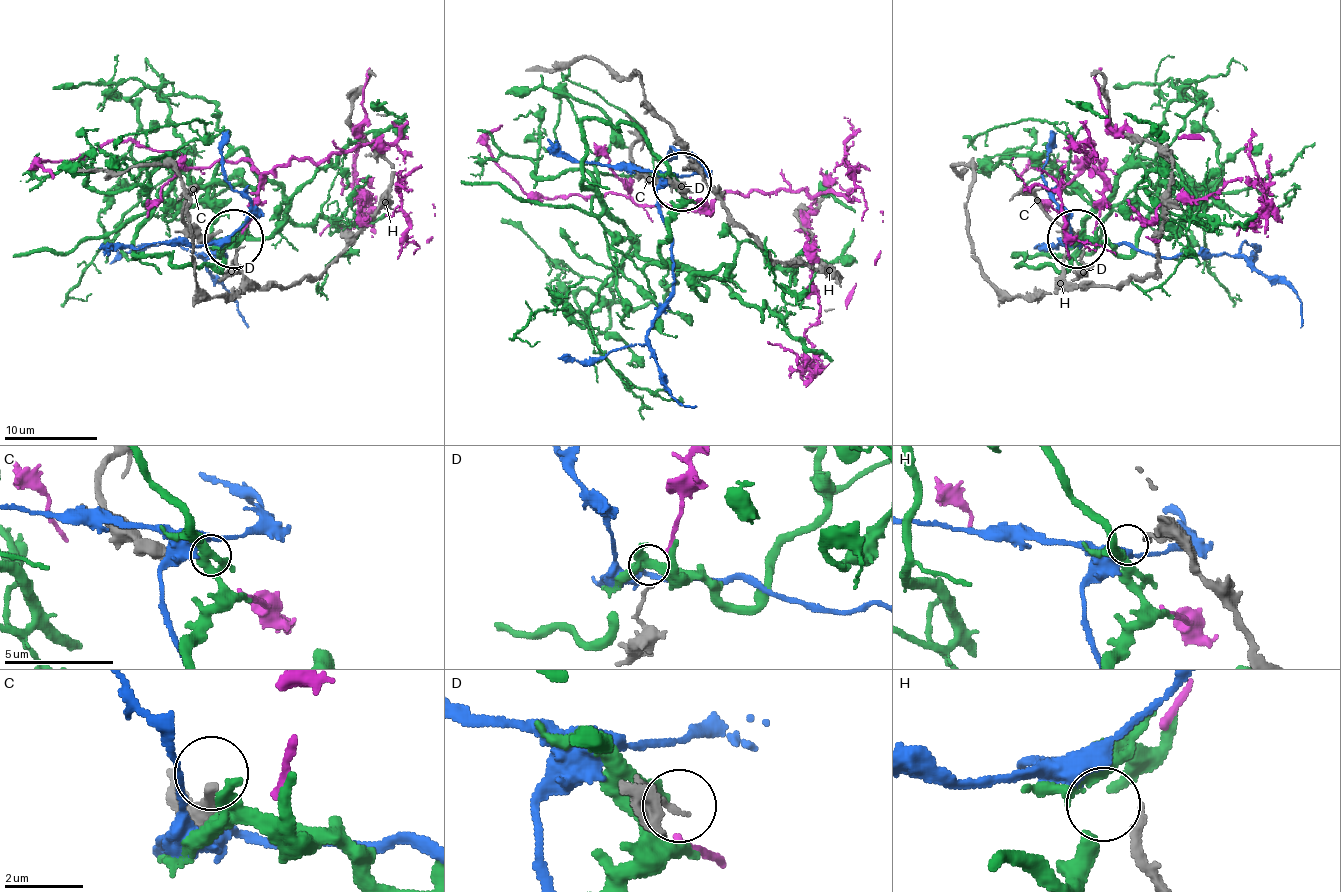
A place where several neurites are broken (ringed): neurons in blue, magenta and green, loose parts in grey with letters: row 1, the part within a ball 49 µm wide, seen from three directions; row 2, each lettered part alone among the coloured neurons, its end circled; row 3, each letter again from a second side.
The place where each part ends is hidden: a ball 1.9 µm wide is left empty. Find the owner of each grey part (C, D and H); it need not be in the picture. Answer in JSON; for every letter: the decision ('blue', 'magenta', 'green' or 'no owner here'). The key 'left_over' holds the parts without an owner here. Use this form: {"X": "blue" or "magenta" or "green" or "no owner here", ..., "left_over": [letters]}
{"C": "no owner here", "D": "magenta", "H": "blue", "left_over": ["C"]}

